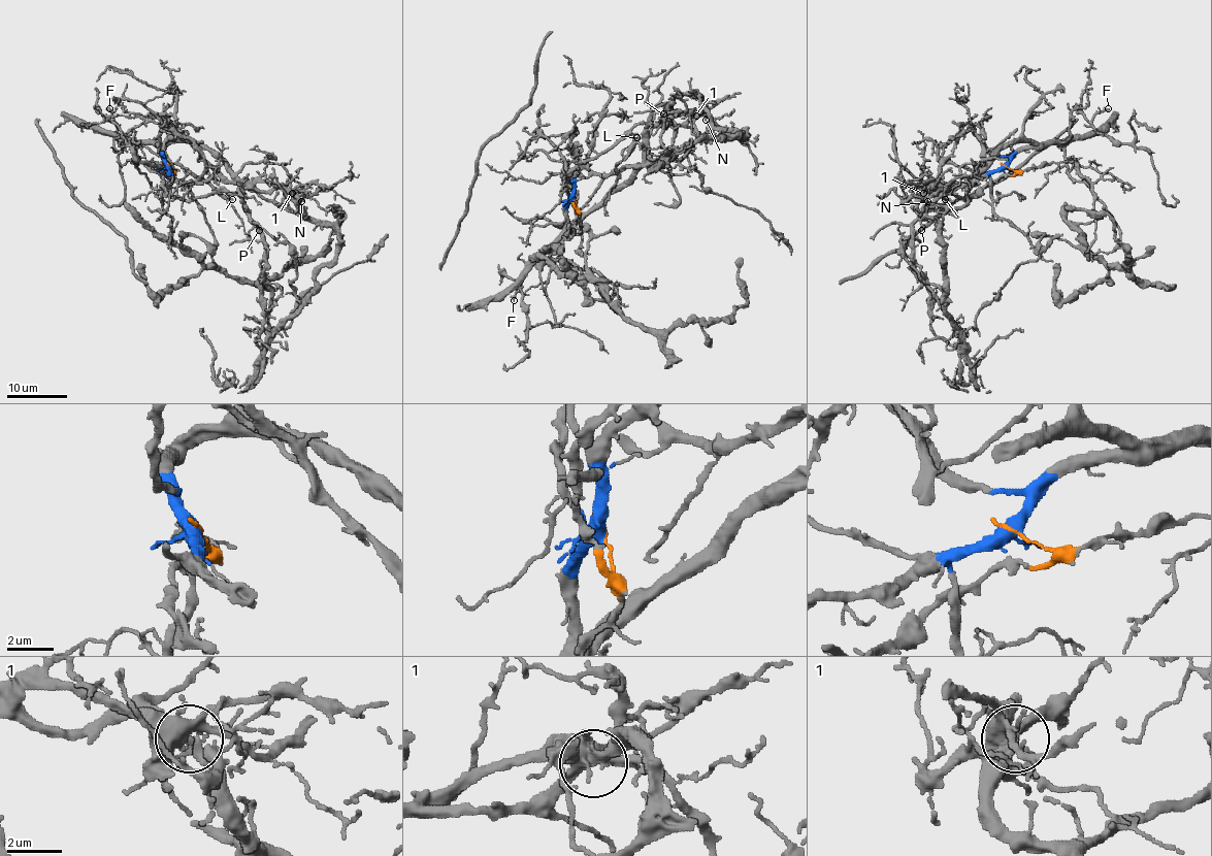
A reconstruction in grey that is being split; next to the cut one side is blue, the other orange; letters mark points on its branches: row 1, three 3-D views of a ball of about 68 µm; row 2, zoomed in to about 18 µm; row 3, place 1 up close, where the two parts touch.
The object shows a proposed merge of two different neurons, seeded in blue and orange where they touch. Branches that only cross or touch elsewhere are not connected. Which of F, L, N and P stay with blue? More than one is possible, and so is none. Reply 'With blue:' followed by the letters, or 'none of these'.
With blue: F, P

